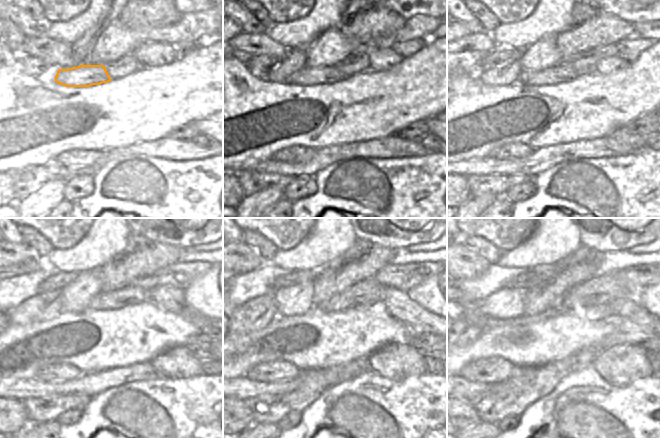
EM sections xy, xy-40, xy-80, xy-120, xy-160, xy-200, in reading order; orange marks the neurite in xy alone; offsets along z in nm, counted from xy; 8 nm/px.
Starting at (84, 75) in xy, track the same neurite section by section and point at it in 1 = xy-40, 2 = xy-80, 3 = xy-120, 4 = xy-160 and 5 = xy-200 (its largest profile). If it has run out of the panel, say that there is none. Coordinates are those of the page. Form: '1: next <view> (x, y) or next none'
1: next xy-40 (307, 76)
2: next xy-80 (560, 74)
3: next xy-120 (130, 295)
4: next xy-160 (369, 292)
5: next xy-200 (603, 289)

